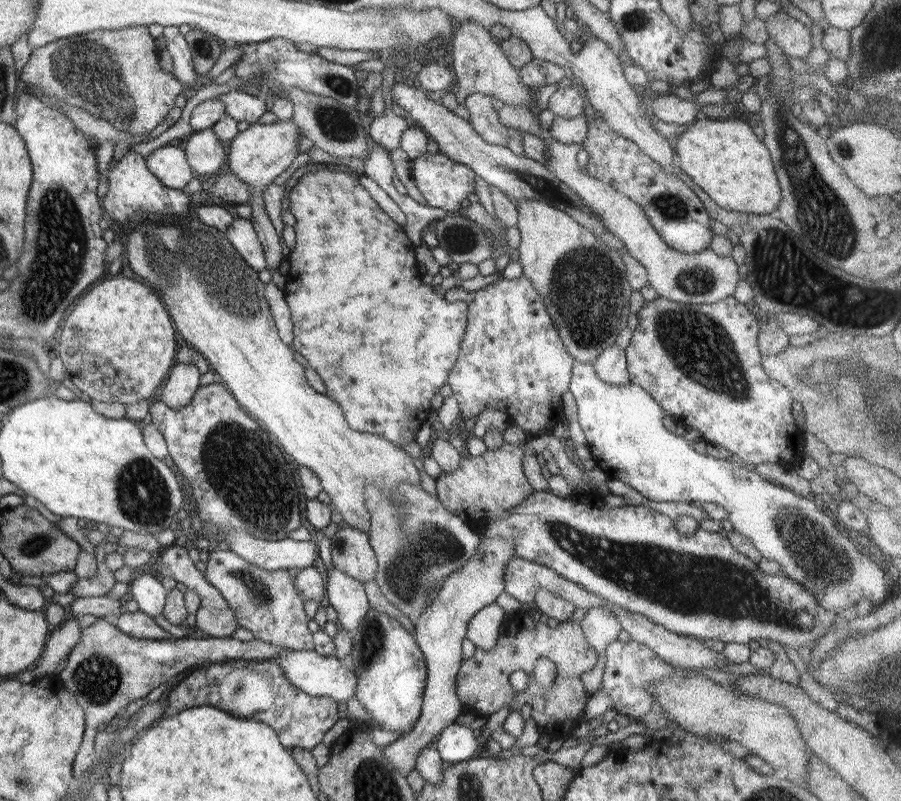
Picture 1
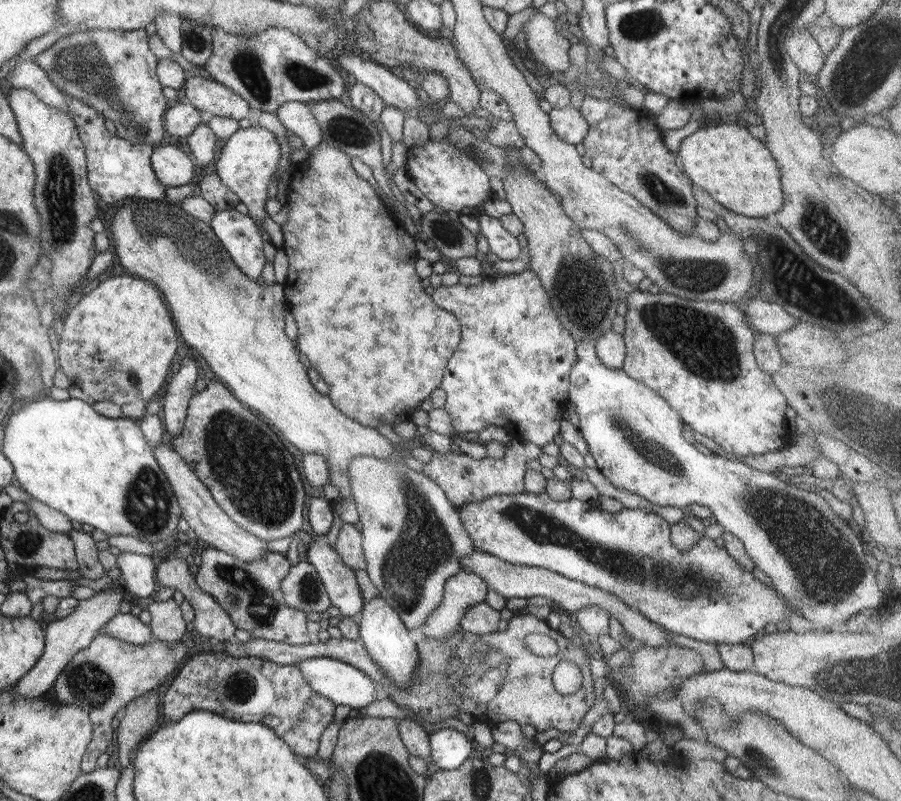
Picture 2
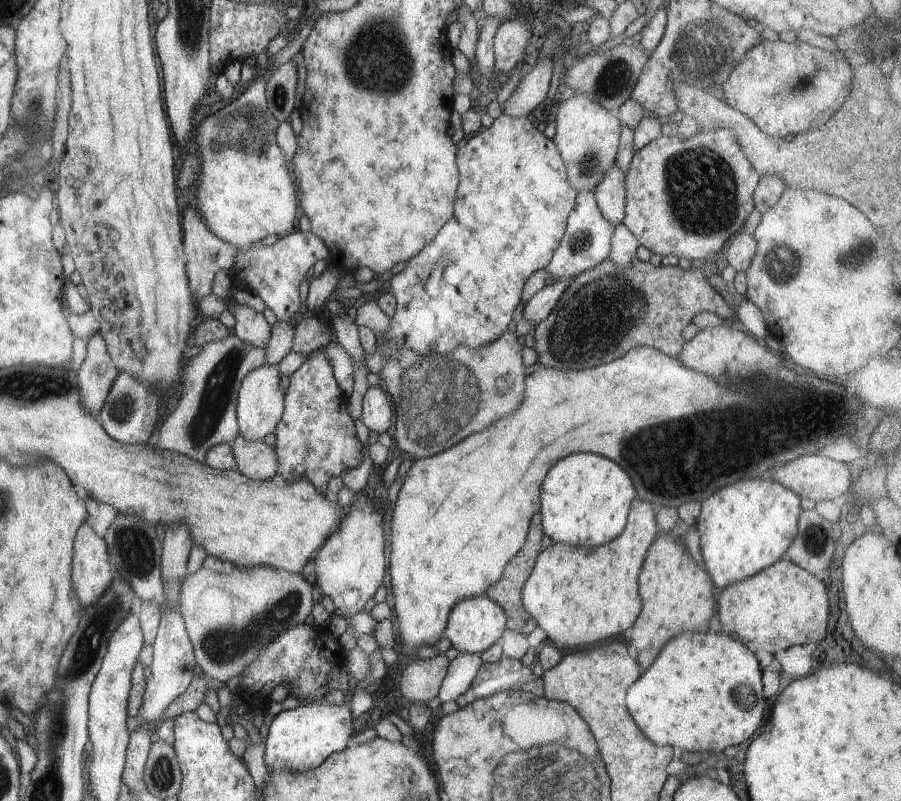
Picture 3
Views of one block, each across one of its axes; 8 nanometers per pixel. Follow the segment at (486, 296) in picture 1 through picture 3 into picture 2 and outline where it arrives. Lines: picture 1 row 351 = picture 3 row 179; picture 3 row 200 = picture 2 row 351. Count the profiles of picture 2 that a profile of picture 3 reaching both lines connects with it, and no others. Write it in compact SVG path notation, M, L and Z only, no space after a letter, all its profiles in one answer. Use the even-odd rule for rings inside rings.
M525 268L524 271L511 275L501 274L501 276L497 277L483 277L481 281L474 285L463 286L459 283L451 286L440 285L434 288L431 299L439 308L450 312L458 320L460 328L460 339L457 348L448 358L446 369L443 371L442 379L438 386L445 392L443 408L450 416L452 430L462 436L466 432L481 432L481 429L486 424L493 424L493 426L504 428L511 439L528 441L538 447L545 446L545 444L550 442L553 443L555 434L560 432L560 420L563 419L563 412L568 404L568 372L571 365L575 364L576 352L574 338L559 322L556 312L551 308L551 304L547 300L545 289L540 285L538 276L529 268Z

